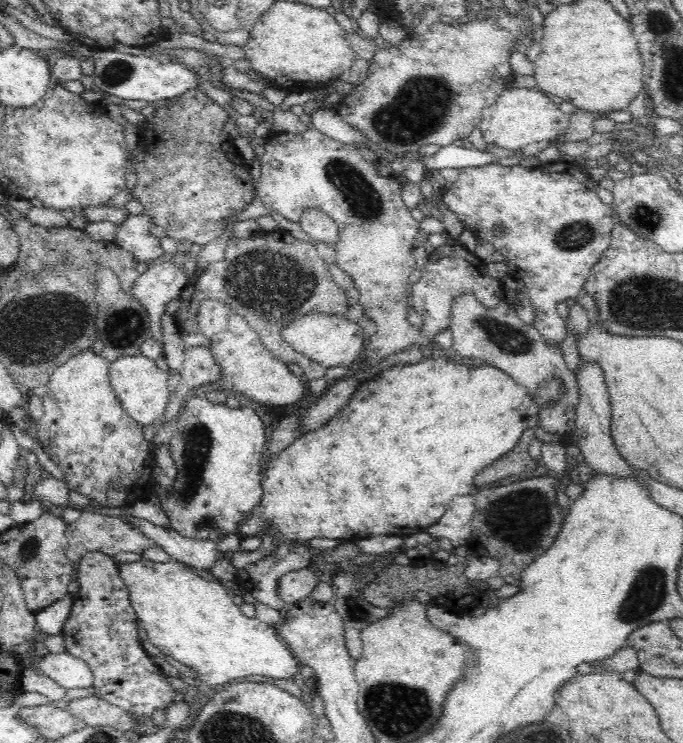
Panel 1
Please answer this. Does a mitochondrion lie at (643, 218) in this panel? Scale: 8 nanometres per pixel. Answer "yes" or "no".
yes

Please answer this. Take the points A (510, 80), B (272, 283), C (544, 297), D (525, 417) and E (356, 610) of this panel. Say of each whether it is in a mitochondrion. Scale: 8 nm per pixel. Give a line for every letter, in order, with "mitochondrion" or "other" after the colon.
A: other
B: mitochondrion
C: other
D: other
E: mitochondrion

